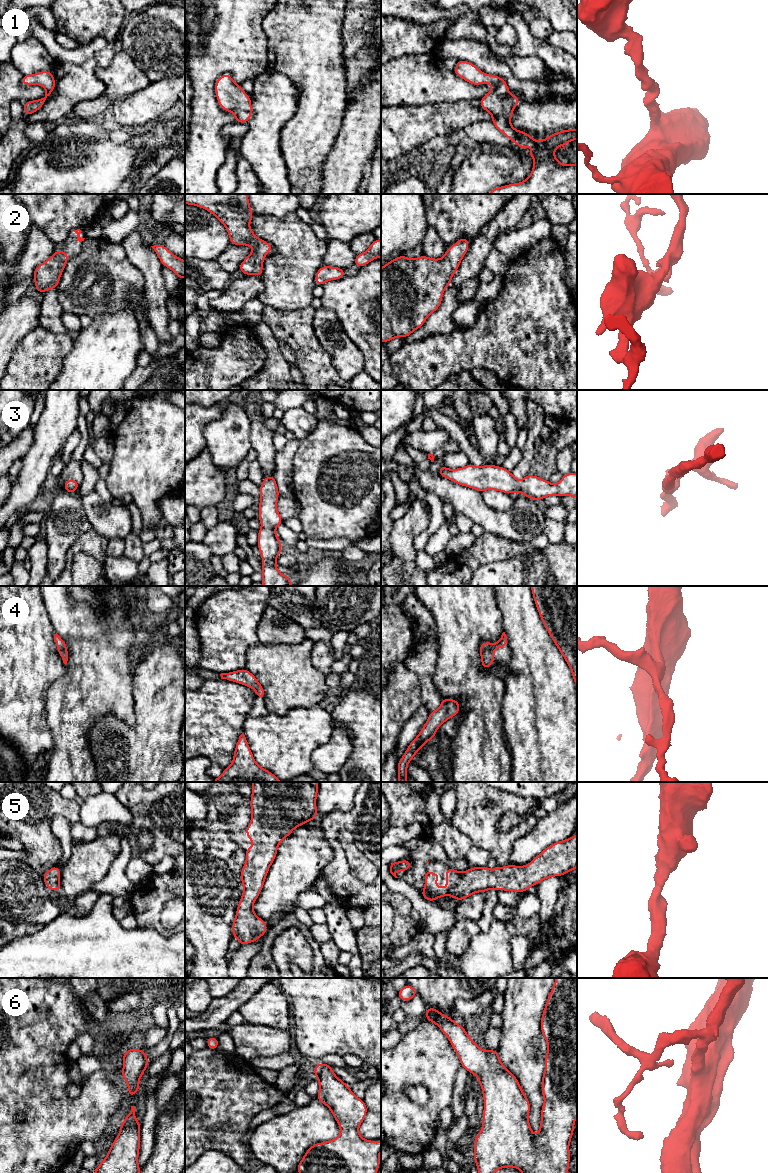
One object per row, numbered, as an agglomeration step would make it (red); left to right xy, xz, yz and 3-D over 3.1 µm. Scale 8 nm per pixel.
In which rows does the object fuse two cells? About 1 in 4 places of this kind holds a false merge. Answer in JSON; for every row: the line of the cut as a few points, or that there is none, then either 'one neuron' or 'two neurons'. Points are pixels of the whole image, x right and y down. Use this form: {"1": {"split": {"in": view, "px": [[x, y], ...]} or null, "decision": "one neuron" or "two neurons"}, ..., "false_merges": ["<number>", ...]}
{"1": {"split": null, "decision": "one neuron"}, "2": {"split": null, "decision": "one neuron"}, "3": {"split": null, "decision": "one neuron"}, "4": {"split": null, "decision": "one neuron"}, "5": {"split": null, "decision": "one neuron"}, "6": {"split": null, "decision": "one neuron"}, "false_merges": []}

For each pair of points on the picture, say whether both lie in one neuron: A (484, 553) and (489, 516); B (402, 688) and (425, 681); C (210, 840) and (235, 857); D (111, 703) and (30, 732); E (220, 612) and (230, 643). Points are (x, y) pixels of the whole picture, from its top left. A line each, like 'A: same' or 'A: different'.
A: different
B: different
C: same
D: different
E: same

